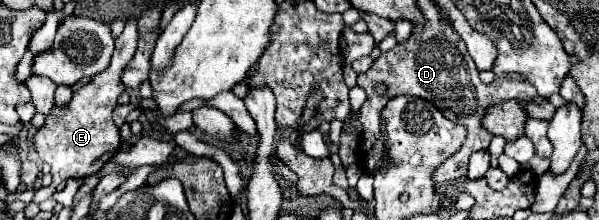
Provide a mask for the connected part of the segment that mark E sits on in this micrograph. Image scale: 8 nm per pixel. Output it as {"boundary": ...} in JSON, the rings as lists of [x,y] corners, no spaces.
{"boundary":[[[131,16],[127,18],[121,36],[115,38],[115,52],[111,58],[111,66],[103,74],[95,76],[89,84],[79,88],[67,106],[55,106],[47,116],[45,126],[35,132],[35,150],[39,158],[51,166],[52,176],[52,183],[48,188],[40,188],[36,191],[33,198],[35,203],[40,204],[50,198],[56,192],[59,182],[63,180],[93,176],[121,148],[123,140],[119,136],[119,128],[115,126],[111,114],[117,106],[117,98],[125,92],[125,86],[121,82],[121,72],[131,62],[135,50],[137,50],[137,18]]]}

